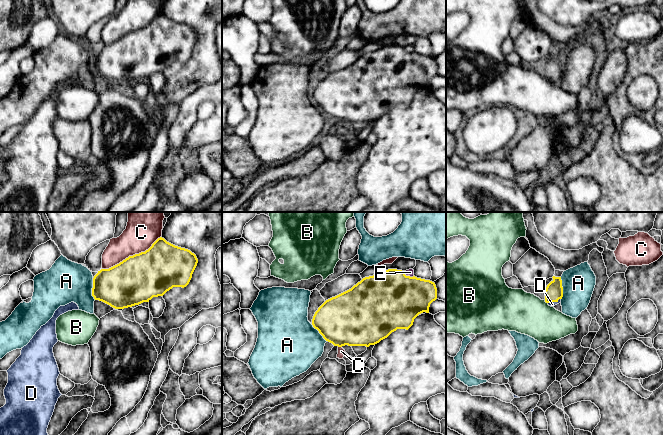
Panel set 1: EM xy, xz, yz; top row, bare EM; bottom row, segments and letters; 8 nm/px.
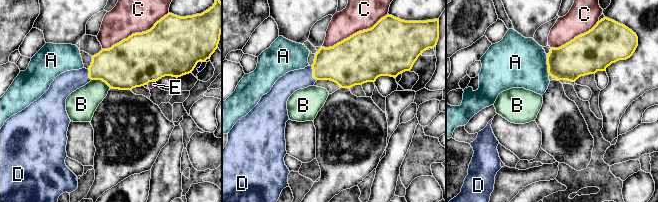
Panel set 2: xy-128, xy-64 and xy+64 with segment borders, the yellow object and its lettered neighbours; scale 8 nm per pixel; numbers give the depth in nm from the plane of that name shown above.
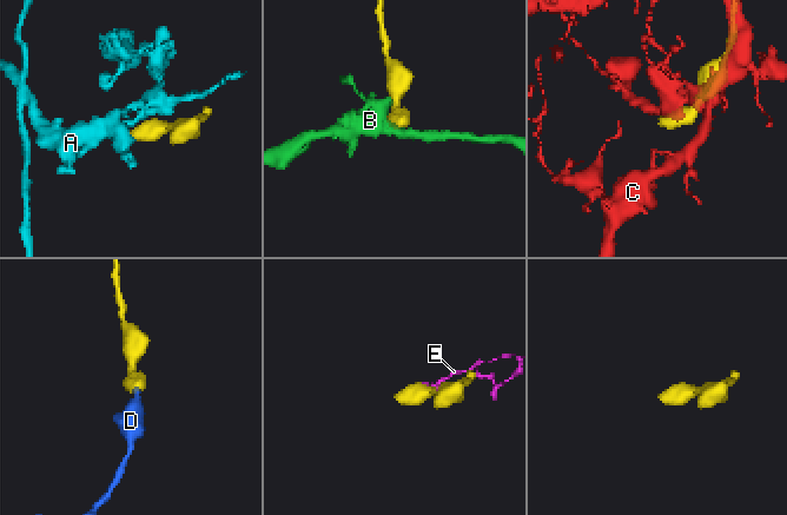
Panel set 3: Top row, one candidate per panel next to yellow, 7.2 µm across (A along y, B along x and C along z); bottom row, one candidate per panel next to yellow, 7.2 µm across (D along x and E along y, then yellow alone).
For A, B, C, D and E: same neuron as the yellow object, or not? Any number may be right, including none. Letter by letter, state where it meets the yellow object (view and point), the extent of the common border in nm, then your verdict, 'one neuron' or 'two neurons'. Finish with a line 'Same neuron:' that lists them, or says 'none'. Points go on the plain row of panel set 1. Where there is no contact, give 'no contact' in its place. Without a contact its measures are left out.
A: yz (562, 64) | 180 nm | two neurons
B: yz (546, 78) | 40 nm | two neurons
C: xy (130, 32) | 550 nm | two neurons
D: yz (554, 77) | 110 nm | one neuron
E: xz (408, 52) | 100 nm | two neurons
Same neuron: D

